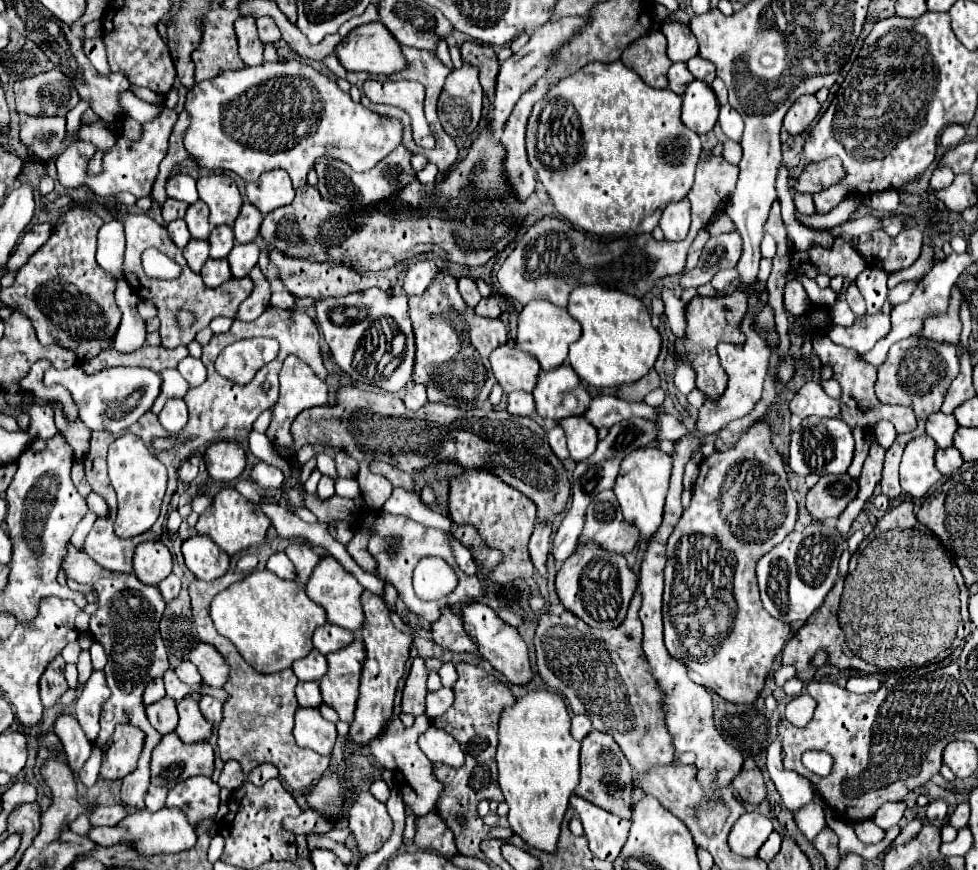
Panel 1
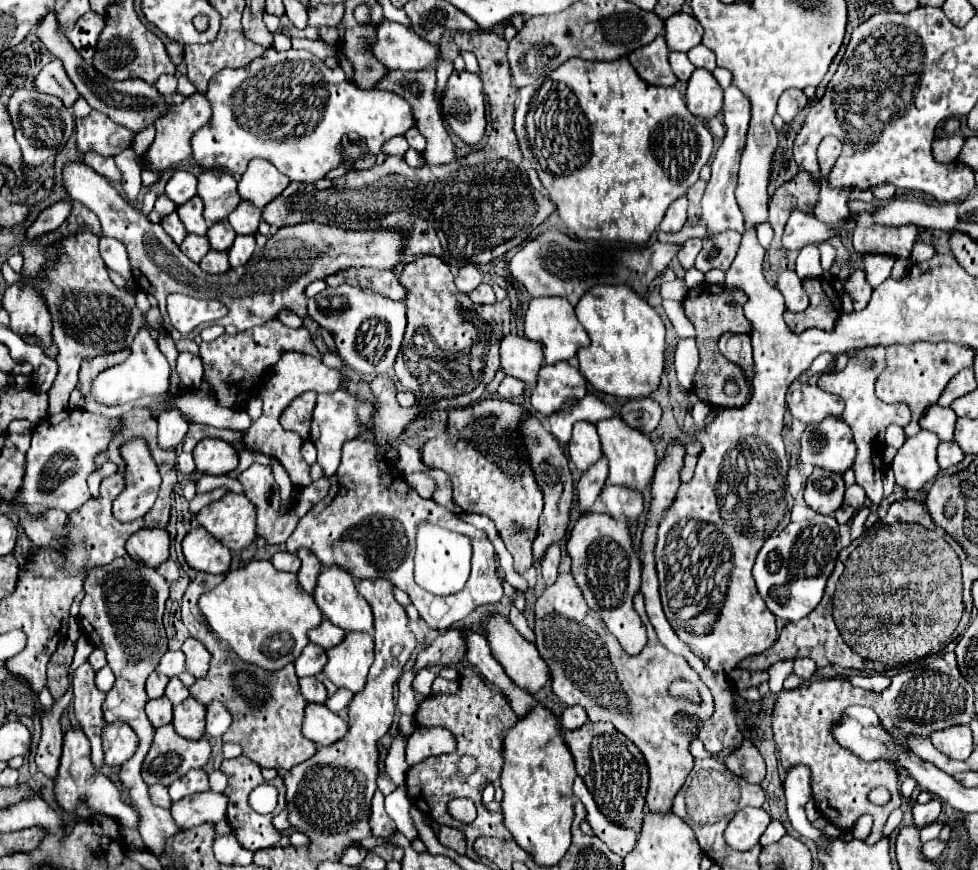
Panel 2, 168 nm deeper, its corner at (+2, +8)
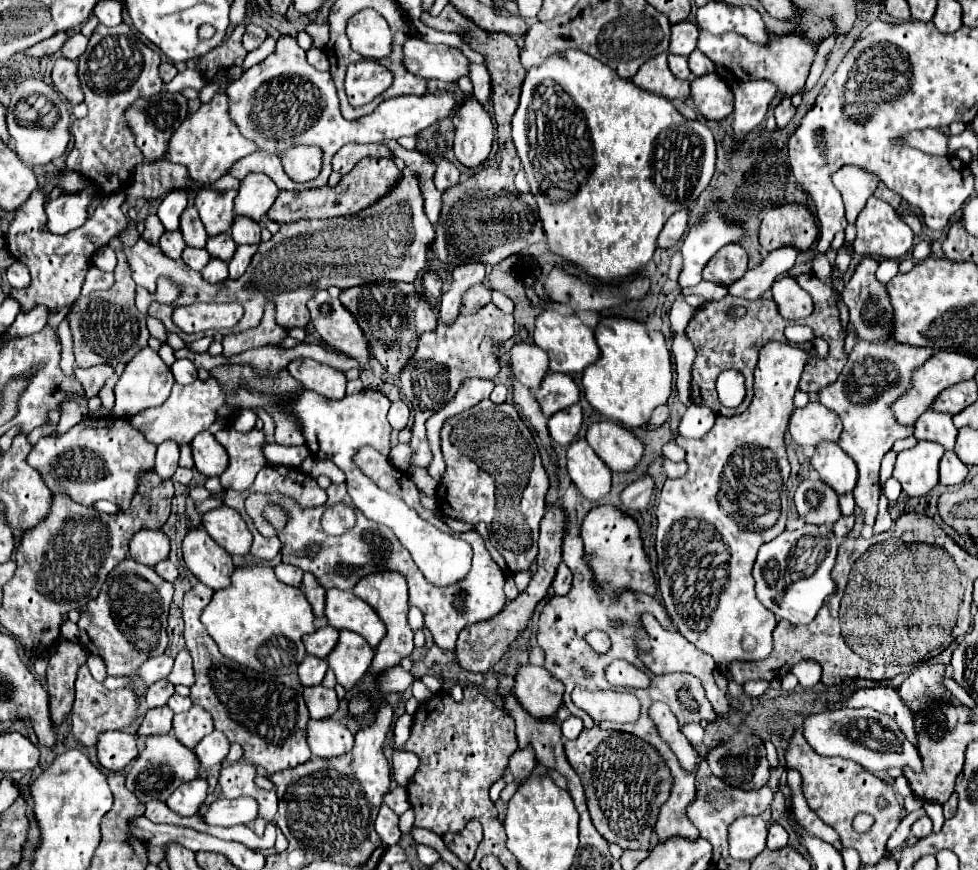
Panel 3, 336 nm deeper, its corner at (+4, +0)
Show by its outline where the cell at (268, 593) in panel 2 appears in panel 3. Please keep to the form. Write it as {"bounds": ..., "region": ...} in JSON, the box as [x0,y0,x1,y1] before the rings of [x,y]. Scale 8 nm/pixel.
{"bounds":[201,566,315,676],"region":[[[271,566],[237,568],[231,584],[213,594],[201,614],[201,622],[227,658],[275,676],[297,672],[305,658],[301,638],[303,634],[315,632],[315,616],[303,590],[279,582]]]}

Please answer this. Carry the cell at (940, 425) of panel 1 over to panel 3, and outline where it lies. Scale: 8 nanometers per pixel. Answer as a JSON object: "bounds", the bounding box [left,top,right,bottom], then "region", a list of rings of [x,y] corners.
{"bounds":[913,410,957,450],"region":[[[927,410],[915,422],[915,434],[913,436],[917,440],[937,442],[937,444],[945,446],[945,450],[953,450],[953,444],[955,444],[955,438],[957,438],[957,428],[953,426],[951,414]]]}

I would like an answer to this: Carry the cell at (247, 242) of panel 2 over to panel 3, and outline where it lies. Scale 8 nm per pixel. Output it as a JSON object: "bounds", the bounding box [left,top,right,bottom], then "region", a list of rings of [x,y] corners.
{"bounds":[229,244,257,278],"region":[[[255,244],[253,246],[237,246],[237,252],[231,258],[231,262],[229,262],[229,278],[243,276],[255,252],[257,252],[257,246]]]}

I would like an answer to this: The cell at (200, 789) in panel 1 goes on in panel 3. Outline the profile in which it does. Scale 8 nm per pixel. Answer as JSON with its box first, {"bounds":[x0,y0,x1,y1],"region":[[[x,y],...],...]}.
{"bounds":[167,778,207,816],"region":[[[195,778],[191,782],[181,784],[167,798],[167,806],[181,816],[193,816],[193,814],[197,814],[199,806],[205,802],[205,798],[207,798],[207,780]]]}

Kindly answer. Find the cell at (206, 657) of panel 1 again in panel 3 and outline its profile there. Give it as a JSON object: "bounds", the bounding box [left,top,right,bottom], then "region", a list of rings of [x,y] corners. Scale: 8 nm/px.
{"bounds":[167,650,195,686],"region":[[[181,650],[177,656],[175,656],[175,664],[173,664],[173,670],[171,674],[167,676],[167,680],[171,684],[185,684],[185,686],[191,686],[195,680],[193,680],[193,660],[189,656],[187,650]]]}

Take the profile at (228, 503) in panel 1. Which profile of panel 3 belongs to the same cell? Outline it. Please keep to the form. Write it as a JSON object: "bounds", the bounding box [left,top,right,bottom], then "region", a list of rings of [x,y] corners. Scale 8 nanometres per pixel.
{"bounds":[201,506,251,554],"region":[[[221,506],[217,510],[211,510],[203,514],[201,520],[203,528],[209,532],[209,536],[223,546],[229,554],[247,554],[251,548],[251,532],[247,530],[247,524],[239,516],[237,510],[229,506]]]}

